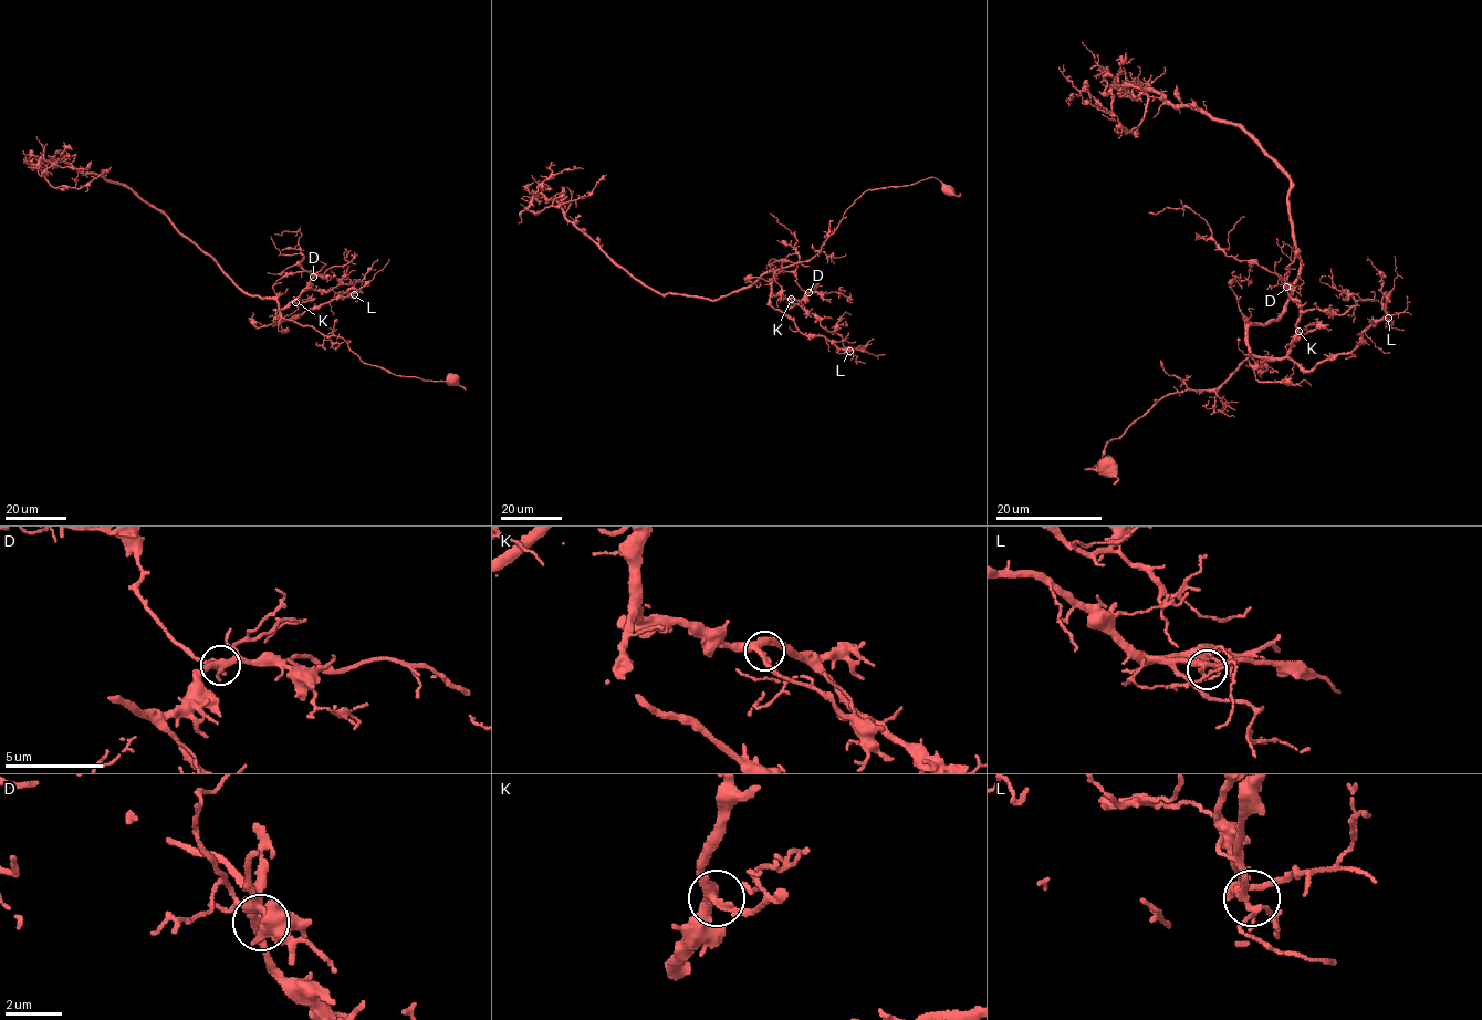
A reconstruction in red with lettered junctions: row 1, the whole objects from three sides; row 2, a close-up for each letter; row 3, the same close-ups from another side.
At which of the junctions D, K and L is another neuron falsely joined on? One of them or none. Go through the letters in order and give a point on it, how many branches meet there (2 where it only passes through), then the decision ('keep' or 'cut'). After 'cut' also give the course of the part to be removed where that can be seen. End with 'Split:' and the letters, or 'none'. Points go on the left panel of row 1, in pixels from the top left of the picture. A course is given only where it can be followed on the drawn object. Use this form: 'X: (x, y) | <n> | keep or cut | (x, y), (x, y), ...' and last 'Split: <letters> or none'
D: (313, 277) | 4 | cut | (313, 277), (300, 267), (303, 254), (298, 239), (302, 235), (298, 231), (274, 233)
K: (295, 302) | 4 | keep
L: (354, 294) | 5 | keep
Split: D

